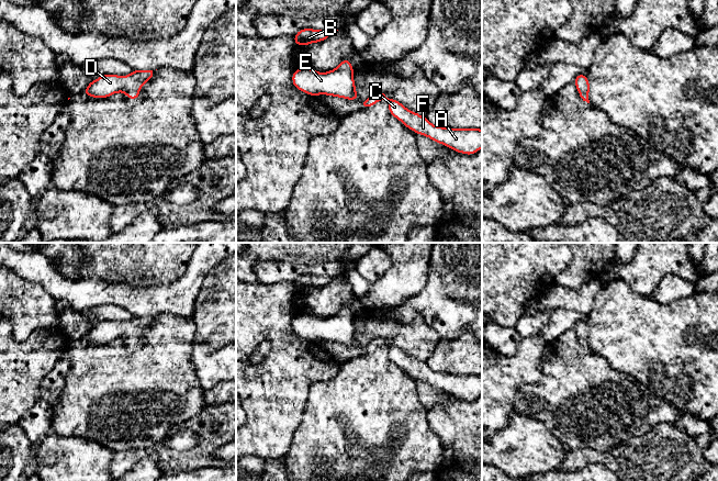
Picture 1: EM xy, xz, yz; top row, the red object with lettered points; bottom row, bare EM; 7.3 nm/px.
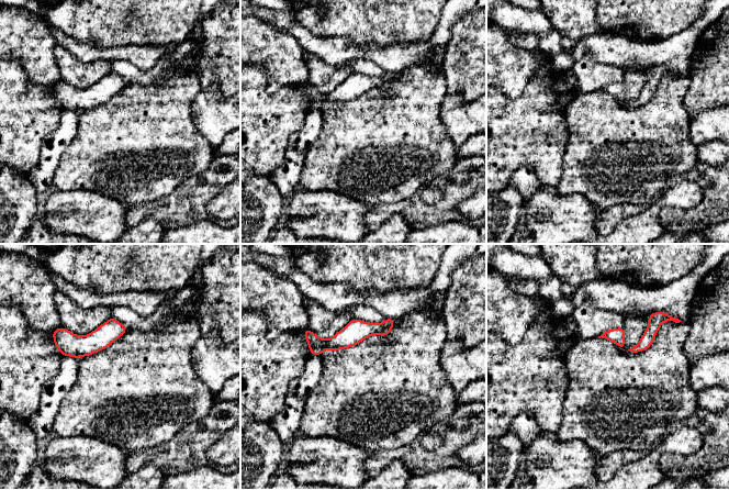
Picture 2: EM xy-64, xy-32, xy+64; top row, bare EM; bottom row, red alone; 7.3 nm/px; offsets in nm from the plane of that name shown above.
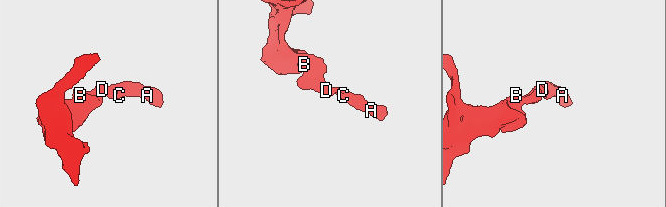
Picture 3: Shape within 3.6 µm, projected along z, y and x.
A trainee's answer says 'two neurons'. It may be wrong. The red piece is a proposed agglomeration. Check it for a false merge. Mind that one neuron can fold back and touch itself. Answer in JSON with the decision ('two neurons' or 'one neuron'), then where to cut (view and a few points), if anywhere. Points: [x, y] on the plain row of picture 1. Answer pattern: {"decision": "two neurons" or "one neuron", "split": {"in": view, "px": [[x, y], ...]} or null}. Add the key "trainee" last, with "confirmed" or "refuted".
{"decision": "one neuron", "split": null, "trainee": "refuted"}

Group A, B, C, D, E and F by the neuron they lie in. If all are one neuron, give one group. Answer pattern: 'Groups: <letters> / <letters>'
Groups: A B C D E F

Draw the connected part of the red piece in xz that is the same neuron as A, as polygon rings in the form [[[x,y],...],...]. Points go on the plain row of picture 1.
[[[377,339],[362,347],[362,354],[370,354],[384,345],[388,346],[389,358],[416,380],[427,382],[461,400],[472,401],[482,394],[482,376],[436,372],[397,346],[386,344],[384,339]]]

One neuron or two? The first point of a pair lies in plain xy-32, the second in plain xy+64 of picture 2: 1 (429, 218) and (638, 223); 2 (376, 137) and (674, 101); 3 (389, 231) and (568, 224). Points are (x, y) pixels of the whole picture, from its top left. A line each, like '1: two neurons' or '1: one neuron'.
1: two neurons
2: one neuron
3: two neurons

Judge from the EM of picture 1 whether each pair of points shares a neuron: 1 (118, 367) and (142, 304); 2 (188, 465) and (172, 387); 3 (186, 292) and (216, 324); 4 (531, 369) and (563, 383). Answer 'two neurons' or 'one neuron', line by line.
1: two neurons
2: two neurons
3: two neurons
4: two neurons

